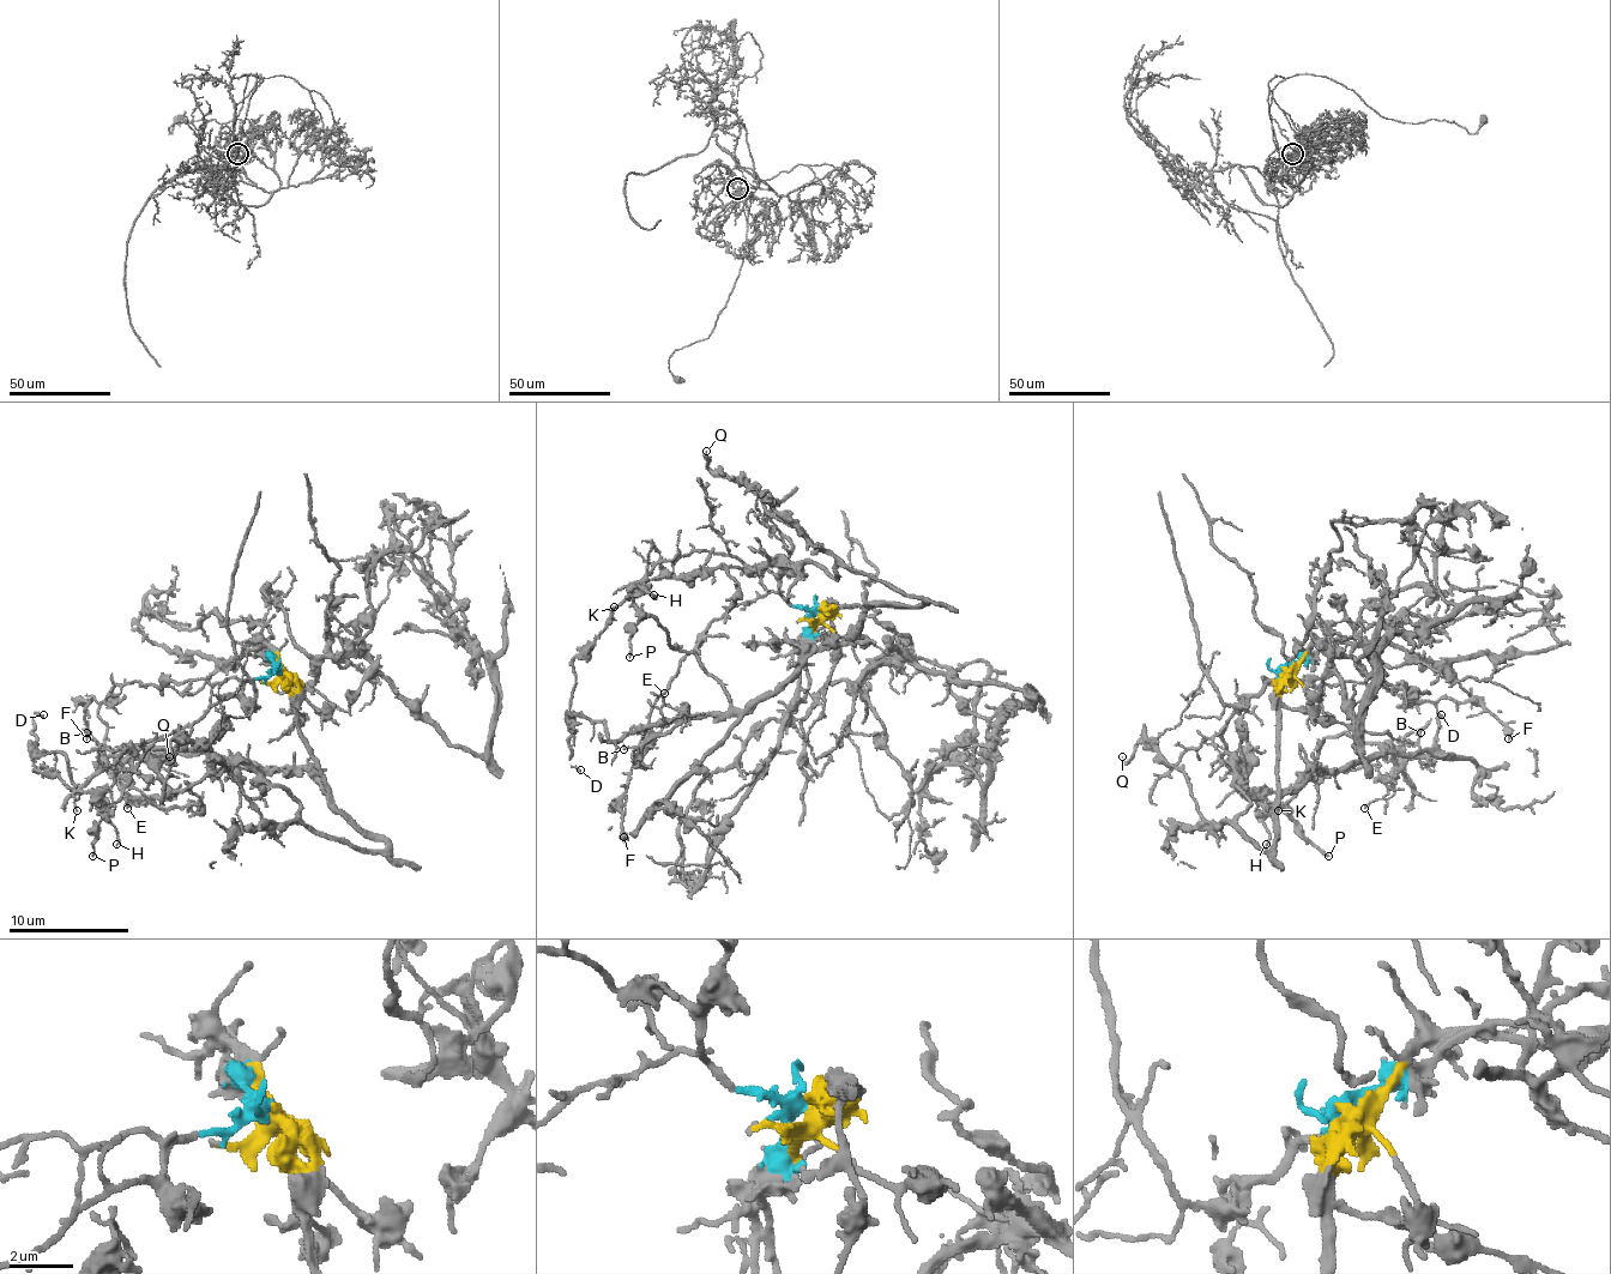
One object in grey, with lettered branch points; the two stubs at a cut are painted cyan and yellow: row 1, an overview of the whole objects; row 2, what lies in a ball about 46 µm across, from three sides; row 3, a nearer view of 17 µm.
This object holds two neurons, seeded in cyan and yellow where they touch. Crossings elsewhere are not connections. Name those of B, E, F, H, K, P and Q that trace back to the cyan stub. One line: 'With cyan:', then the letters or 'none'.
With cyan: B, F, K

